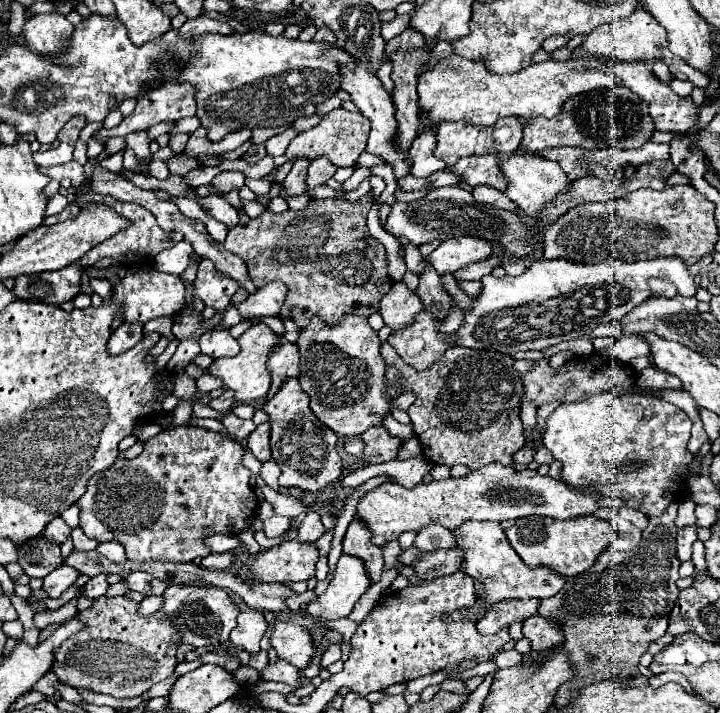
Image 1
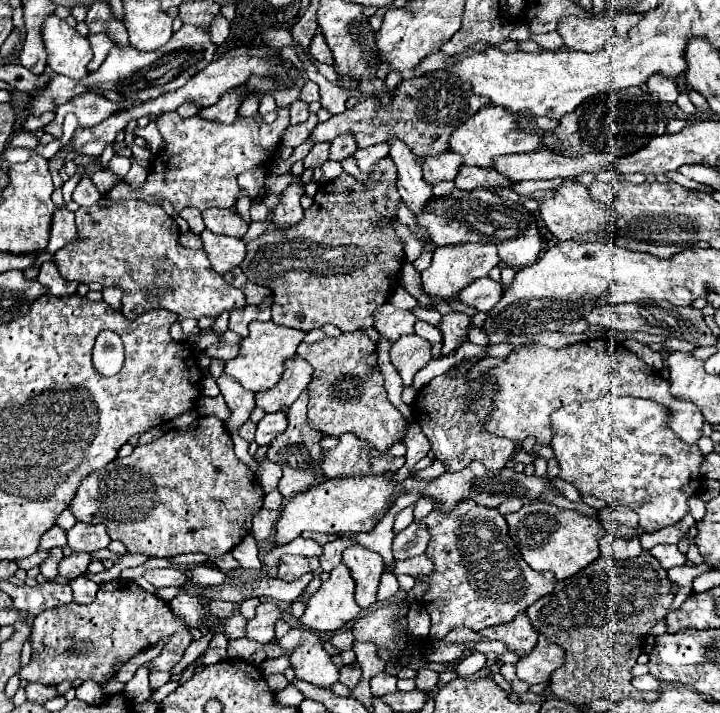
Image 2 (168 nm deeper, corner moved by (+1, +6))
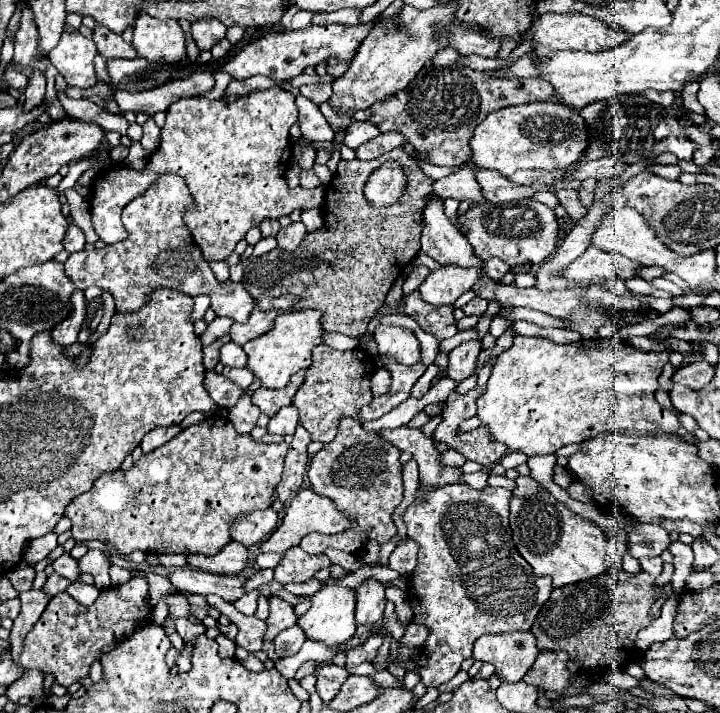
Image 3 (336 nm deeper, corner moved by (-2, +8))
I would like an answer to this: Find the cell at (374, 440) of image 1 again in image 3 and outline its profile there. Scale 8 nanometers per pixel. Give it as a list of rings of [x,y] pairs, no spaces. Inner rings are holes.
[[[343,418],[337,428],[333,442],[325,444],[321,452],[311,458],[309,480],[311,488],[319,496],[327,496],[339,508],[339,512],[355,520],[355,528],[341,534],[323,538],[303,538],[301,548],[309,554],[323,554],[325,548],[335,548],[347,554],[361,554],[367,542],[385,544],[397,536],[397,526],[393,522],[393,512],[403,500],[403,480],[401,480],[401,452],[387,444],[377,432],[367,432],[353,418]]]

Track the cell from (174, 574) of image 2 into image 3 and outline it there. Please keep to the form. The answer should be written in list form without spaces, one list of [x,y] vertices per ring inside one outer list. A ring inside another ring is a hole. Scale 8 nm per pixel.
[[[175,568],[169,576],[173,586],[183,594],[217,594],[225,602],[239,600],[245,590],[243,584],[247,582],[247,576],[243,574],[211,574],[191,568]]]

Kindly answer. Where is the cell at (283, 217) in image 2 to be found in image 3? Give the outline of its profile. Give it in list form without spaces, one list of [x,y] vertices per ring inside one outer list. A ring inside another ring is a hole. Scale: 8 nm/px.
[[[295,222],[287,228],[283,228],[279,234],[277,234],[277,242],[279,242],[279,248],[285,250],[285,252],[295,252],[295,248],[301,244],[303,236],[305,236],[305,226],[301,222]]]

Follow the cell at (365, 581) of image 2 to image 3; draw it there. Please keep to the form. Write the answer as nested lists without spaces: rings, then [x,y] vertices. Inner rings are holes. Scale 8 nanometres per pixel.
[[[367,580],[357,590],[357,608],[355,620],[357,624],[369,624],[371,634],[381,634],[383,630],[383,610],[385,610],[385,588],[381,582]]]

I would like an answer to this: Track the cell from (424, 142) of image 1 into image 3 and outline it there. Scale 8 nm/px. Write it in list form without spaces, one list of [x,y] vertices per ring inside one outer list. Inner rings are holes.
[[[469,164],[469,166],[461,166],[459,172],[447,176],[447,178],[441,178],[441,180],[435,180],[433,184],[435,188],[435,194],[437,196],[443,196],[445,198],[455,198],[459,202],[467,200],[469,206],[475,206],[475,204],[483,204],[483,194],[481,194],[481,188],[475,180],[475,168]]]

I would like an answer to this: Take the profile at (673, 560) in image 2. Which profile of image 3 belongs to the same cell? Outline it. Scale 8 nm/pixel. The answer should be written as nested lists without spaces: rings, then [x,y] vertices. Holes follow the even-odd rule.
[[[641,558],[639,564],[641,564],[641,570],[651,574],[653,578],[657,578],[663,570],[663,560],[661,558]]]

